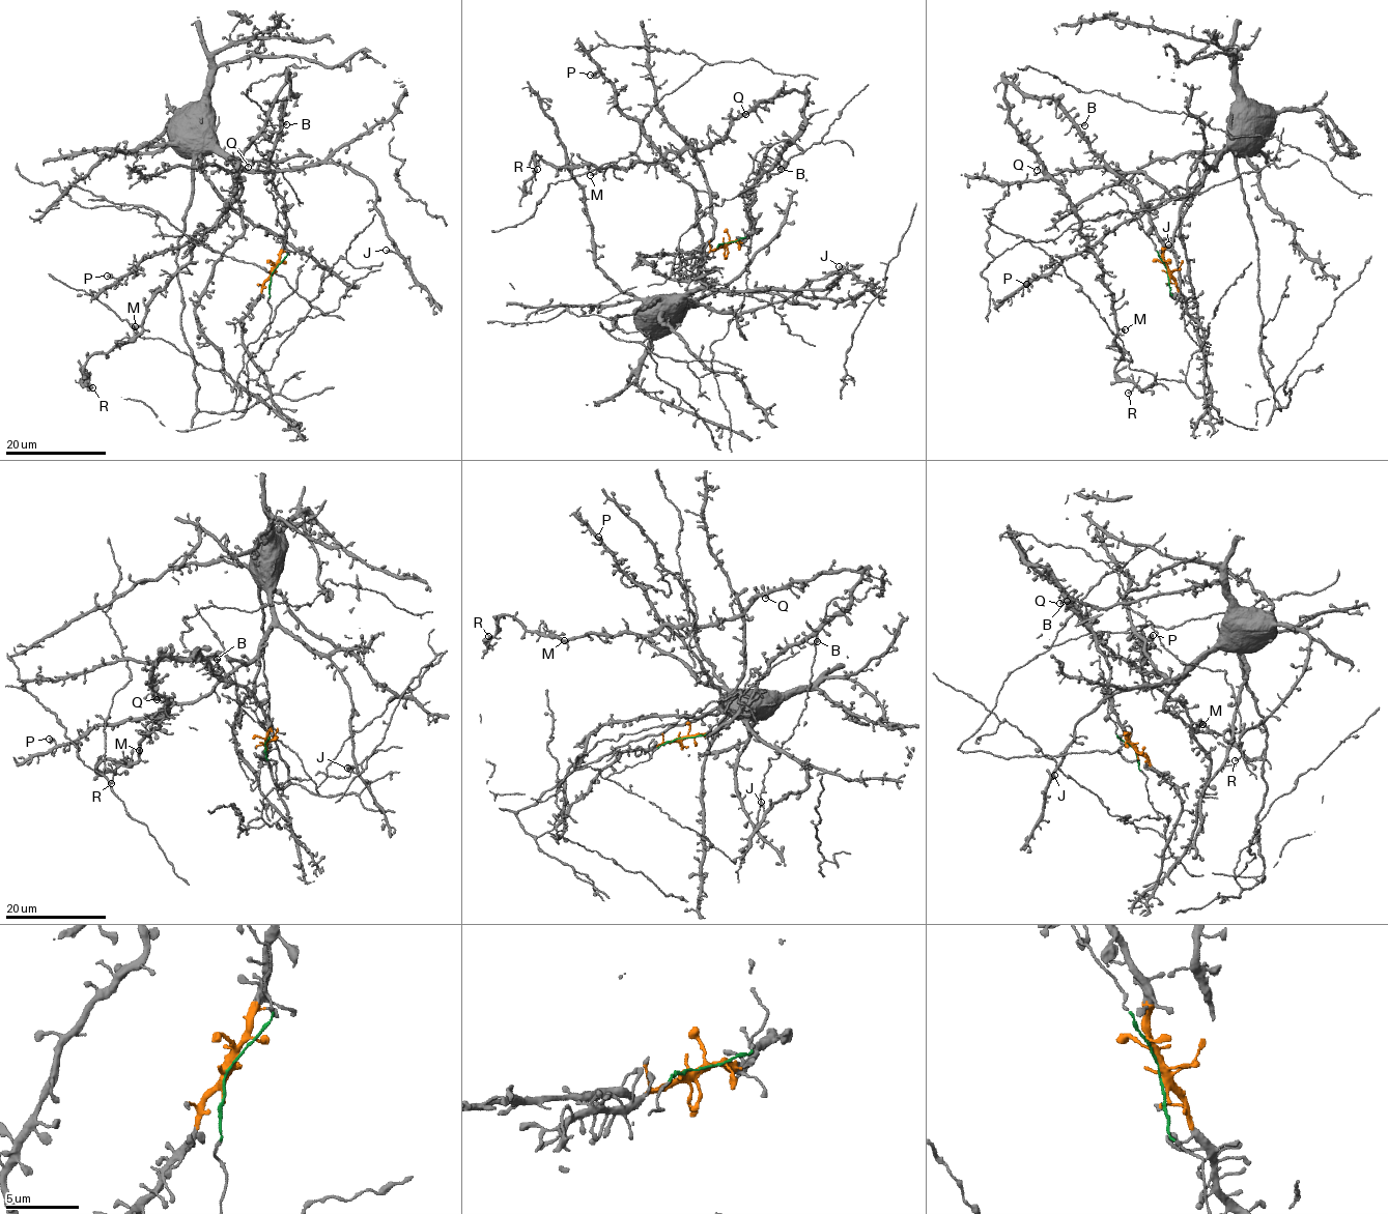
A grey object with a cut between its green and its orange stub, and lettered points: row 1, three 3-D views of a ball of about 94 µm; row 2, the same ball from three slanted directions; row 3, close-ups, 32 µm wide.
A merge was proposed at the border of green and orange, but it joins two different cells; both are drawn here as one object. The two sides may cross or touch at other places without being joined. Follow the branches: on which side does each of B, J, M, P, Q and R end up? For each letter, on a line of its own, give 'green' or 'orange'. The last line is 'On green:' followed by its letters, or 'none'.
B: orange
J: green
M: orange
P: green
Q: orange
R: orange
On green: J, P

